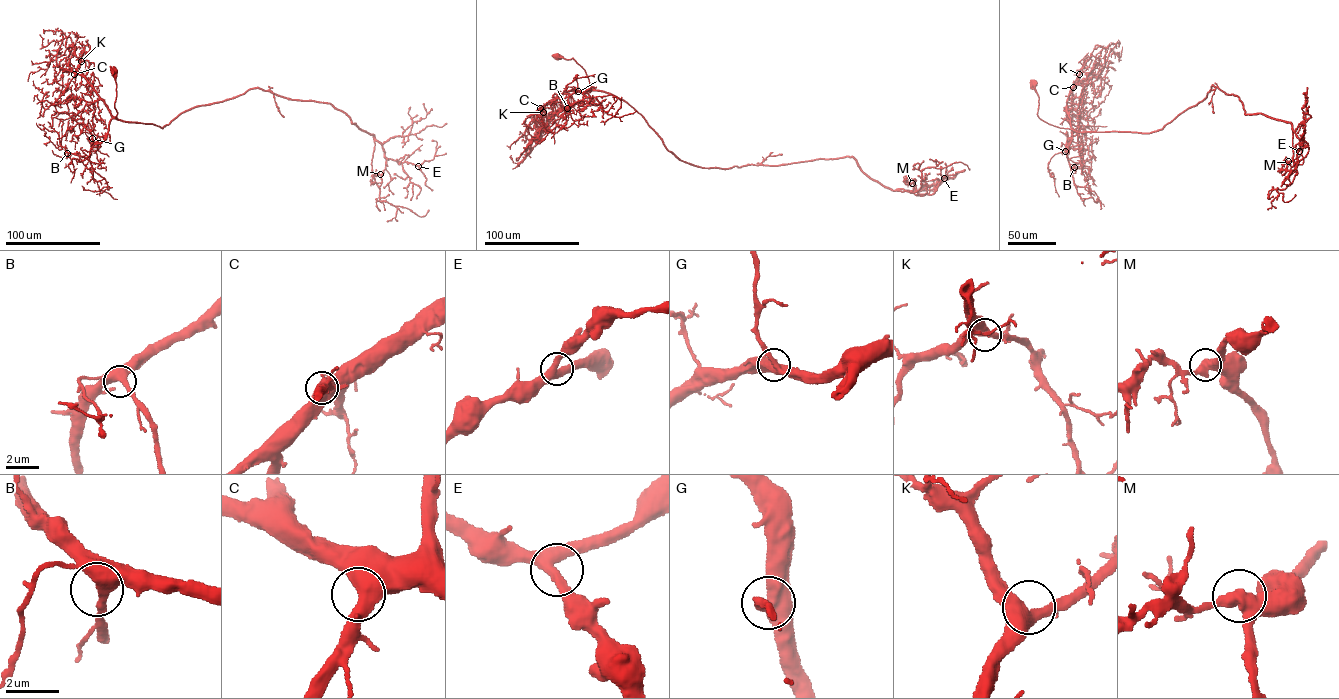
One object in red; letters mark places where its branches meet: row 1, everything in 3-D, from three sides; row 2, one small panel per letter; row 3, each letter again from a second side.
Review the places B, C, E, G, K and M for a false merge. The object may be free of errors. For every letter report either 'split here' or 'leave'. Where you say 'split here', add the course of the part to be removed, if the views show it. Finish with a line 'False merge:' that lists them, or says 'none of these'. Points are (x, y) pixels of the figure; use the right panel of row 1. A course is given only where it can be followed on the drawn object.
B: leave
C: leave
E: leave
G: leave
K: leave
M: split here
False merge: M

